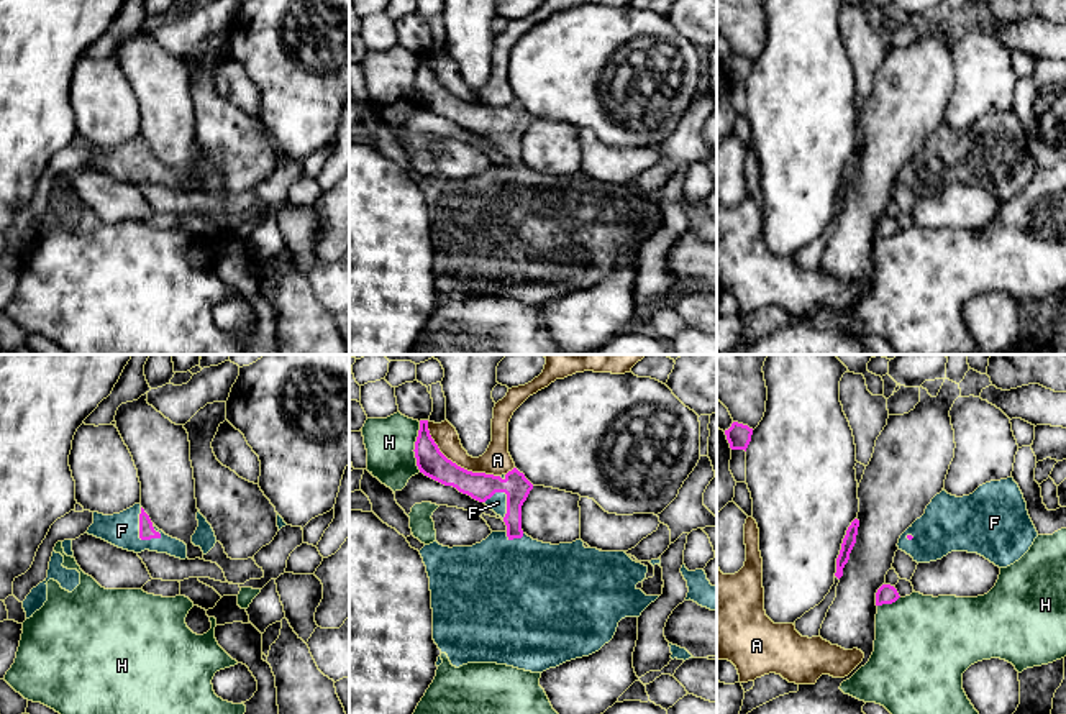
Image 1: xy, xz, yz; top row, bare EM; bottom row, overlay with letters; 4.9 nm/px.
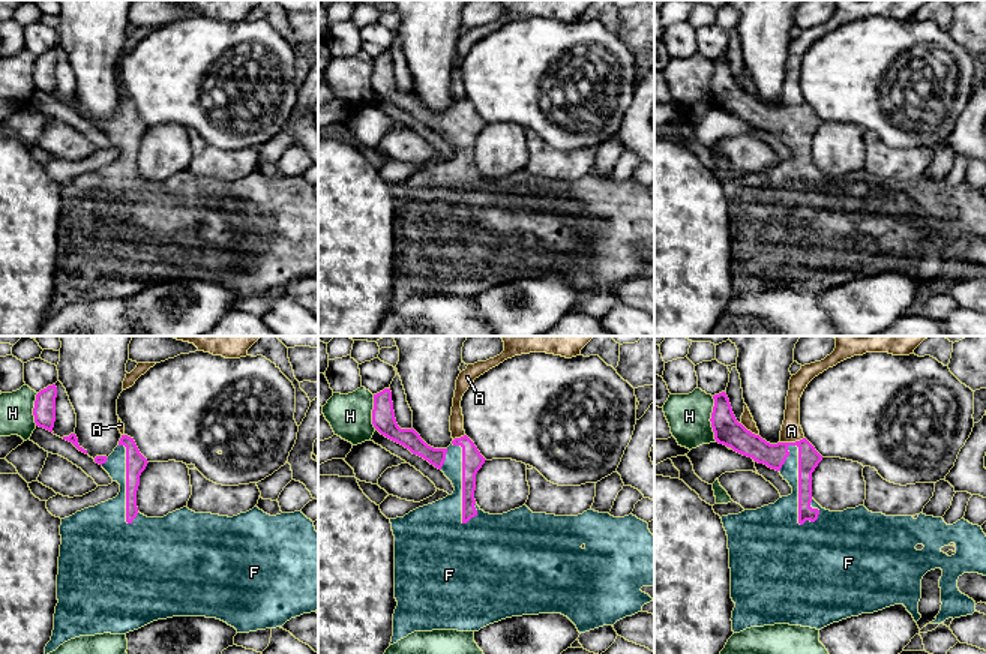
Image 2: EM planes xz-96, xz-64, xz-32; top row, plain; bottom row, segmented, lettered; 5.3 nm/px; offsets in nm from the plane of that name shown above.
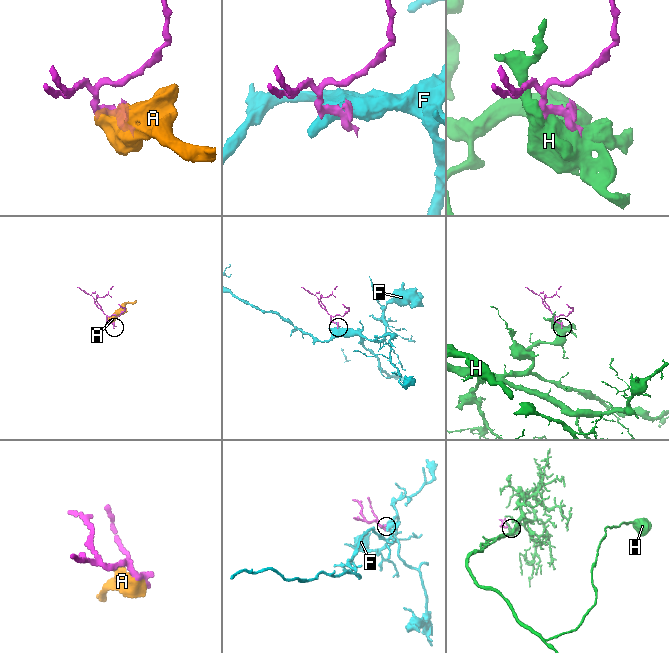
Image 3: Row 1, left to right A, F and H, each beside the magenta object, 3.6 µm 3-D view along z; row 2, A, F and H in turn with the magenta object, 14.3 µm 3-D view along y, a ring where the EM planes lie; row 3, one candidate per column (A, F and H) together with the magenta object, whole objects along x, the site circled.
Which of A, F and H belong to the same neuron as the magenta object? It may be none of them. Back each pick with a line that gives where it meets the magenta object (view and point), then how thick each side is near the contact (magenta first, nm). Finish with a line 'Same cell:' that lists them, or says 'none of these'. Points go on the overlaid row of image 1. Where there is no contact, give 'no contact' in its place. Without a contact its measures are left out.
F: contact xy (140, 532); calibres 80 and 160 nm
Same cell: F

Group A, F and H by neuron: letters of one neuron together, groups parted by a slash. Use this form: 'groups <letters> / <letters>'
groups A / F / H

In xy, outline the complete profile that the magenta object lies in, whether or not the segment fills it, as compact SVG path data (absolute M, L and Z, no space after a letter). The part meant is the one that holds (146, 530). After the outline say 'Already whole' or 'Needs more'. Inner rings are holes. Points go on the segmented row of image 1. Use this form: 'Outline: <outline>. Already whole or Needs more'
Outline: M141 504L113 515L93 512L93 524L85 533L134 553L149 550L180 560L187 558L187 545L159 530Z. Needs more

